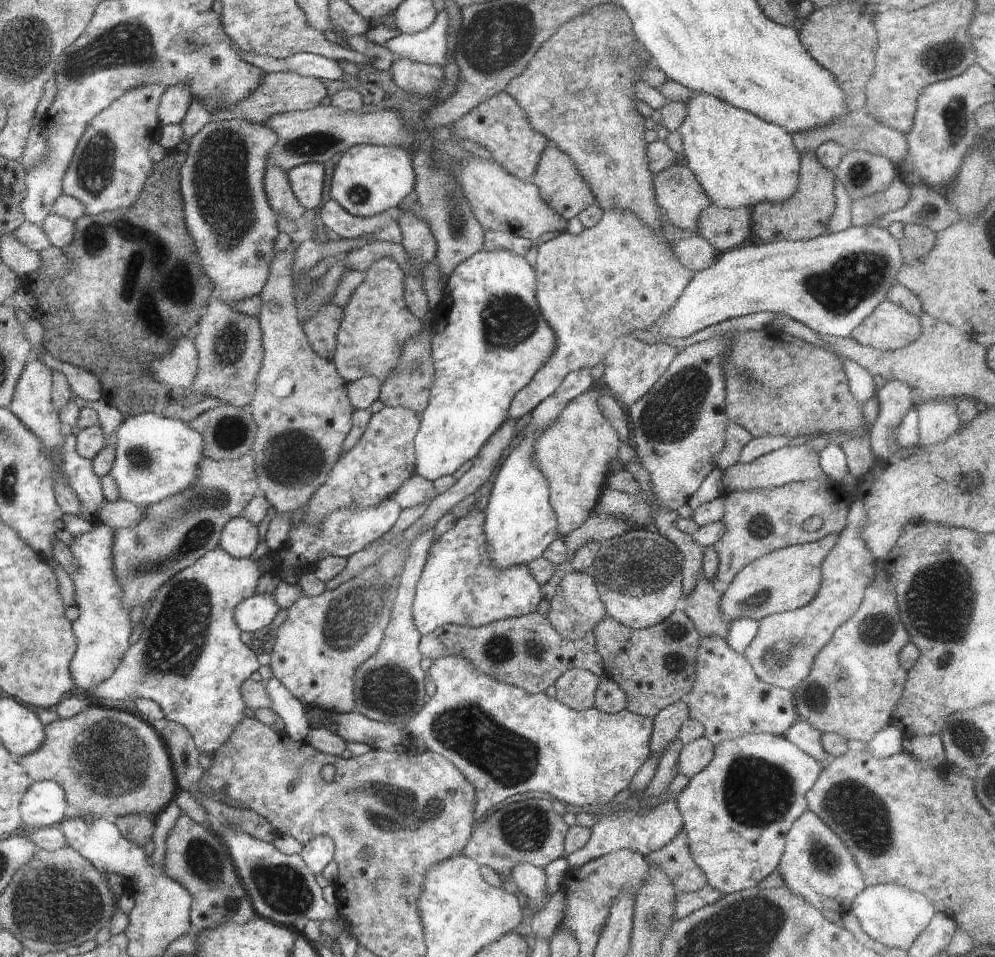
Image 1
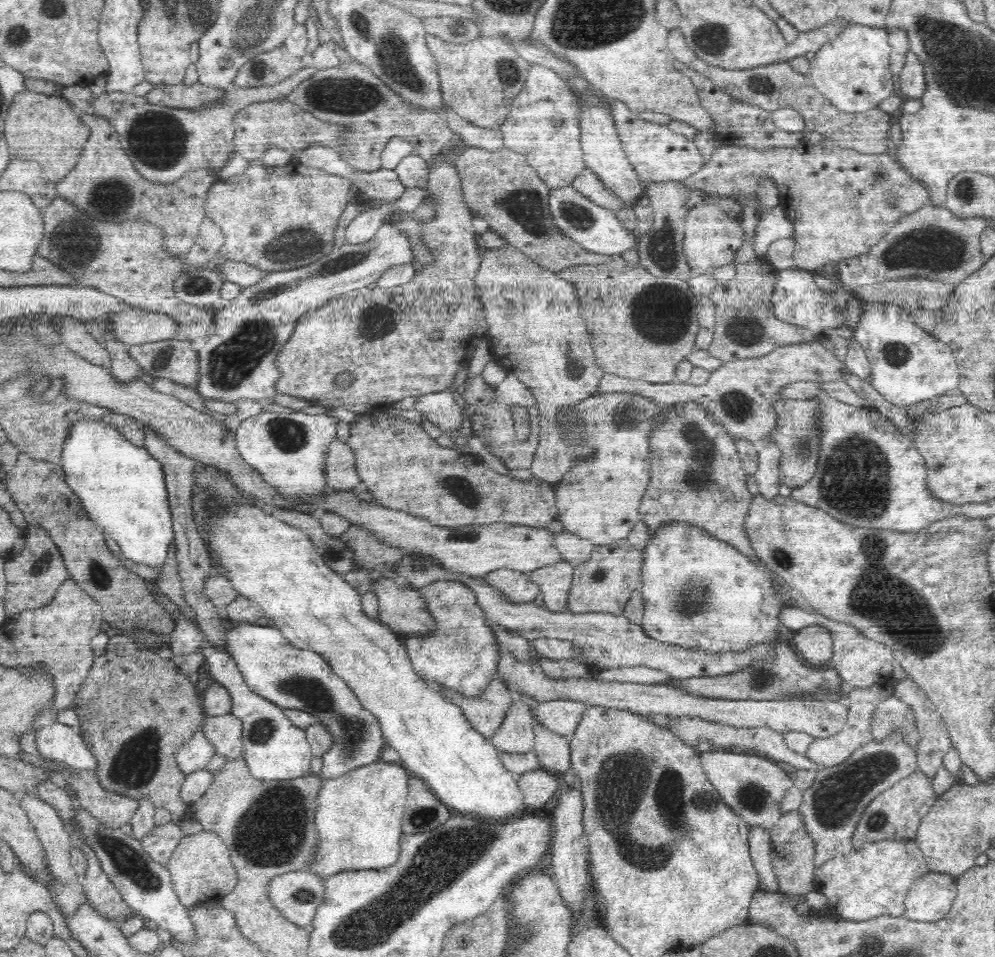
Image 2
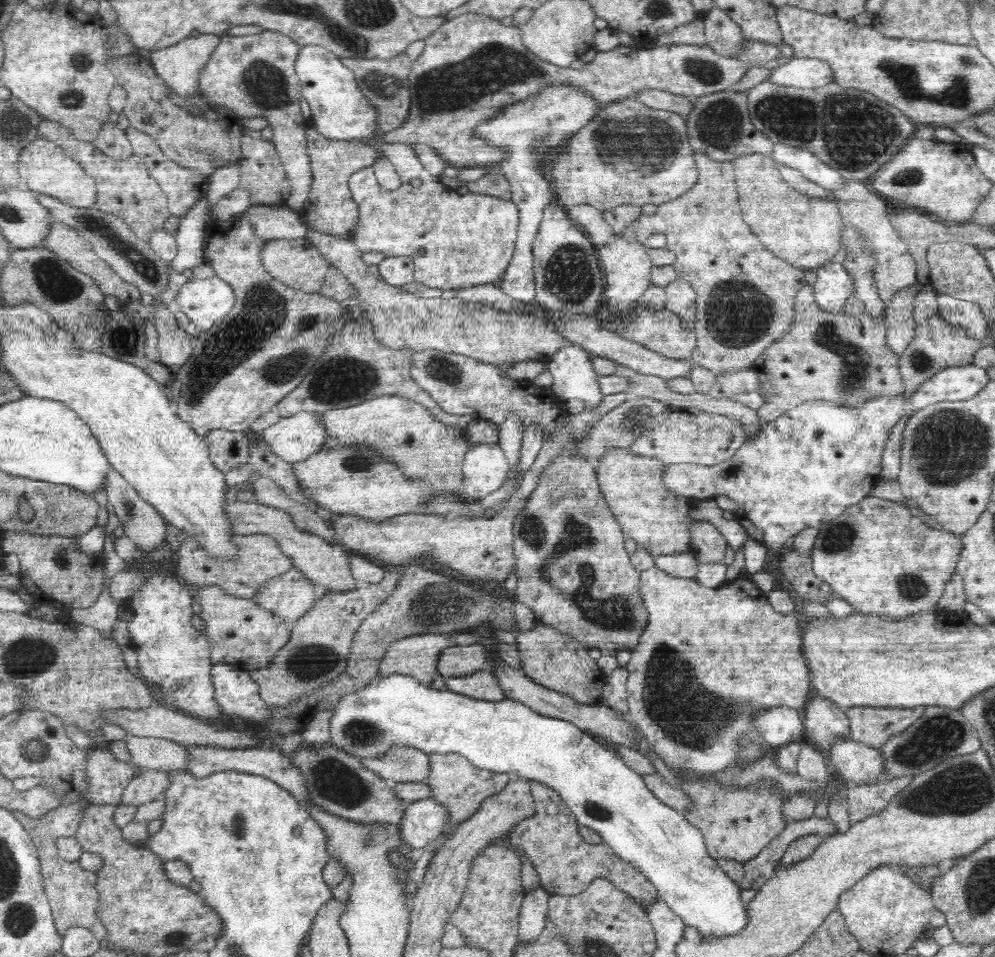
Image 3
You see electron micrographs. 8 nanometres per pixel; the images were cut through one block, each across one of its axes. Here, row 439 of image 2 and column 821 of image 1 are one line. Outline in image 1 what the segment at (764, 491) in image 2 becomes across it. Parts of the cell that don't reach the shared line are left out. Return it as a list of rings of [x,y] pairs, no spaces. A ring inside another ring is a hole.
[[[766,732],[742,734],[715,745],[710,764],[689,779],[684,790],[673,797],[683,820],[694,862],[706,875],[707,884],[722,895],[758,887],[780,864],[786,835],[792,823],[808,808],[807,792],[821,775],[821,764],[785,736]]]

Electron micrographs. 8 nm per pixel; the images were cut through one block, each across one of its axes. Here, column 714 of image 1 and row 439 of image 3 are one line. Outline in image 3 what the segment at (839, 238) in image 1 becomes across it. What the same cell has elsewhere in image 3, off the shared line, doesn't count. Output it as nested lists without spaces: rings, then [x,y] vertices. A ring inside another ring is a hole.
[[[300,411],[289,417],[280,417],[278,422],[260,432],[260,437],[276,456],[289,463],[306,460],[311,454],[322,451],[327,430],[317,418],[317,413]]]

